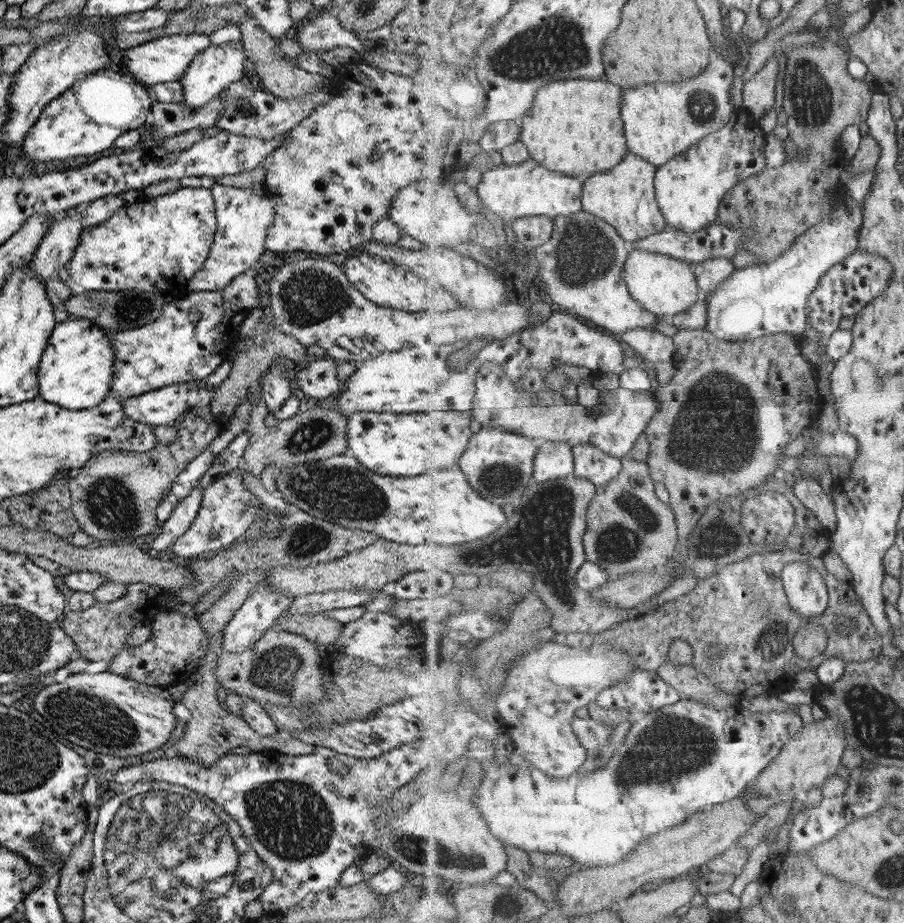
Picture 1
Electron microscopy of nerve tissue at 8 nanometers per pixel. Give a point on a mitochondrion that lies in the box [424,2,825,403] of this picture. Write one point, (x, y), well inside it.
(557, 45)

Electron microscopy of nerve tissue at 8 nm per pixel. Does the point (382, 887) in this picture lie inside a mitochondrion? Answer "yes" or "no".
no

